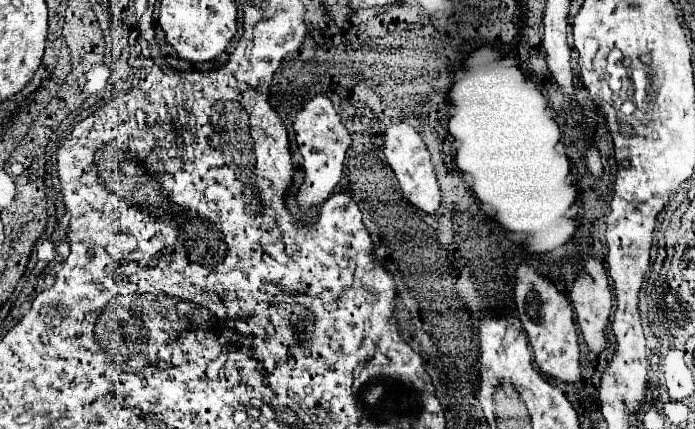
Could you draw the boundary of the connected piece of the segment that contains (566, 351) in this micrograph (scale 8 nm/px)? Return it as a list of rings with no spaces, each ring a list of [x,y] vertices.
[[[520,265],[516,271],[516,289],[514,289],[516,307],[524,331],[528,333],[534,361],[548,377],[558,383],[580,383],[580,345],[578,331],[574,323],[574,311],[566,295],[562,295],[550,281],[546,281],[538,271],[528,265]]]

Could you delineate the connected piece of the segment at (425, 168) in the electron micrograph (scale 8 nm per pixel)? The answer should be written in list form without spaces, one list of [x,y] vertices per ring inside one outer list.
[[[396,123],[396,125],[388,127],[388,131],[384,135],[384,155],[386,155],[388,165],[392,167],[398,183],[400,183],[404,197],[414,207],[422,209],[424,213],[436,213],[438,207],[442,205],[442,193],[440,193],[436,169],[430,161],[430,153],[426,149],[426,143],[420,137],[420,133],[408,123]]]

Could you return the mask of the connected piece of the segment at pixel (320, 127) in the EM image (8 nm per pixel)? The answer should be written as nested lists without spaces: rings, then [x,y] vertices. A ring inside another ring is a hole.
[[[324,95],[312,97],[306,107],[294,119],[294,133],[298,149],[304,157],[304,183],[296,191],[296,207],[298,211],[306,213],[310,209],[318,209],[334,191],[342,175],[342,163],[346,157],[348,147],[352,145],[350,133],[346,131],[340,115],[334,111],[332,103]]]

